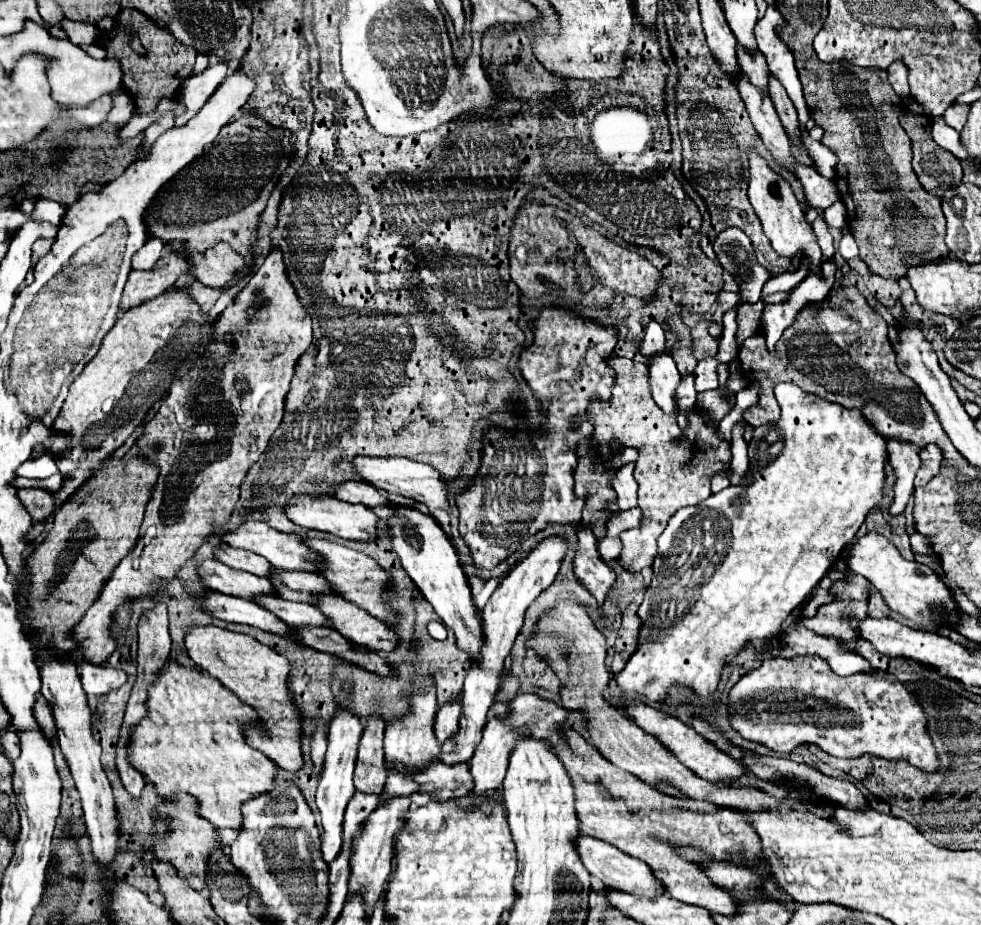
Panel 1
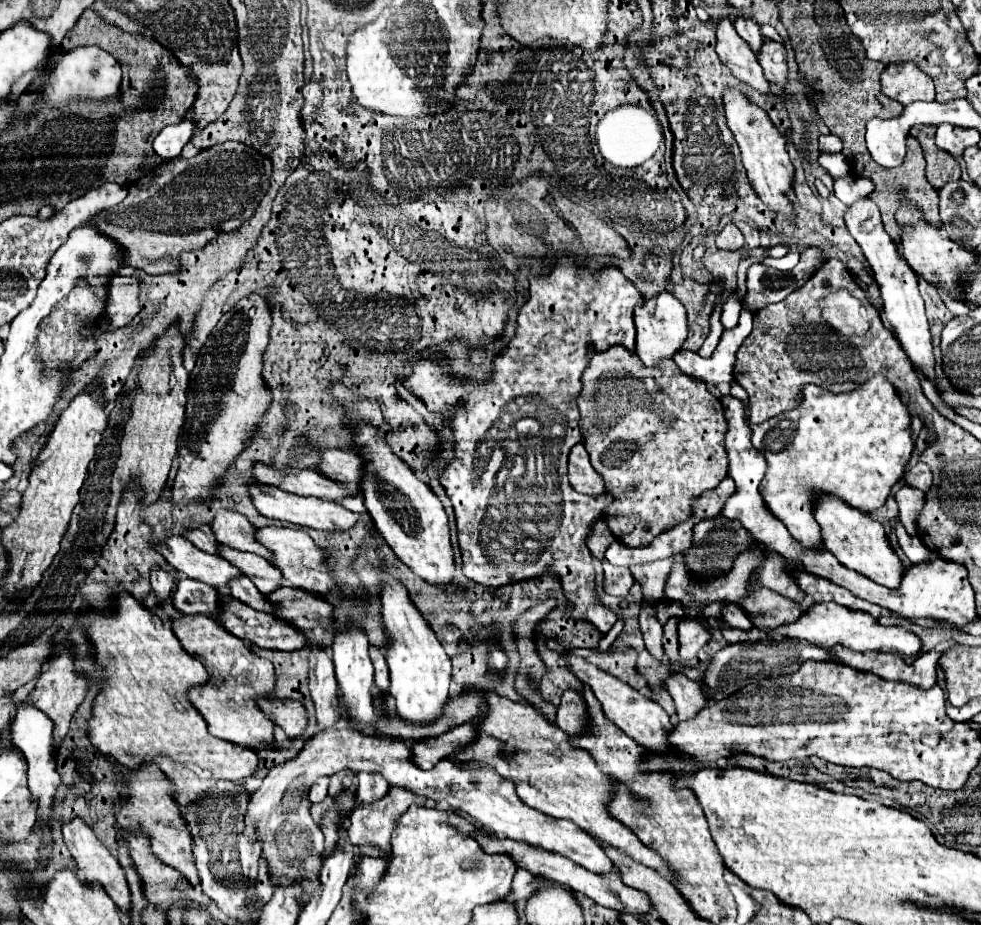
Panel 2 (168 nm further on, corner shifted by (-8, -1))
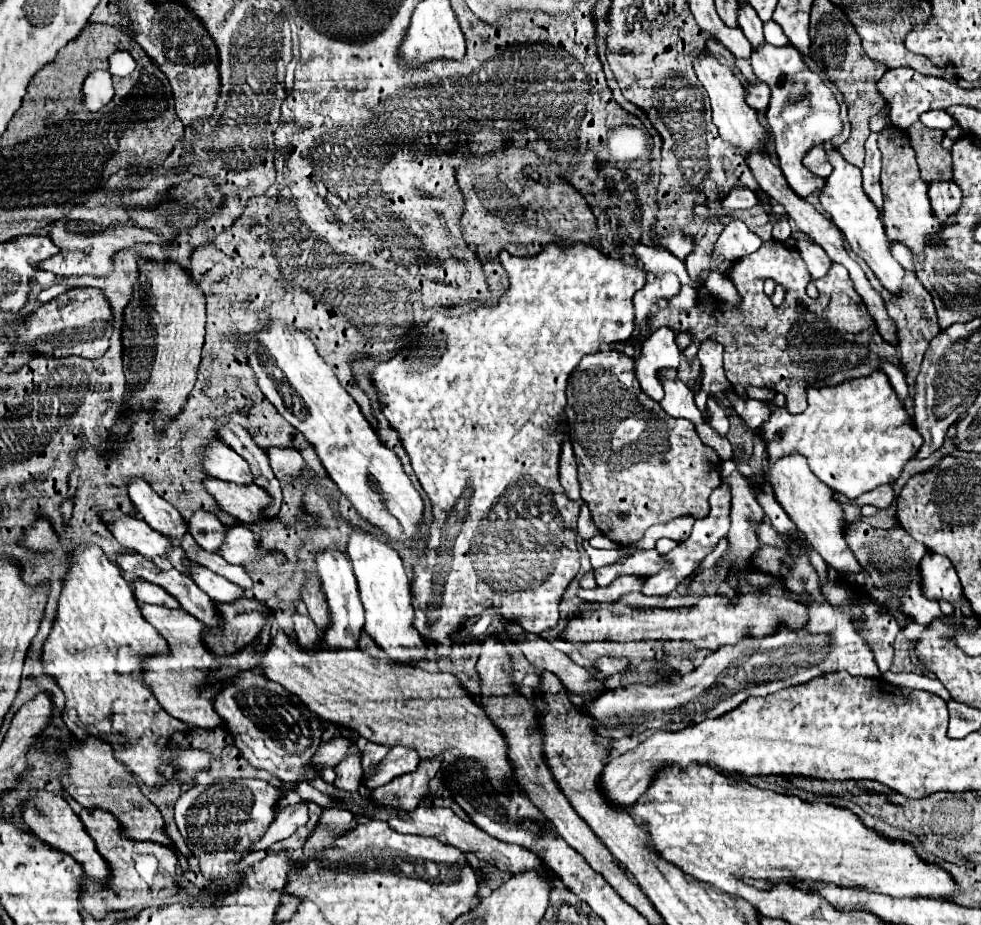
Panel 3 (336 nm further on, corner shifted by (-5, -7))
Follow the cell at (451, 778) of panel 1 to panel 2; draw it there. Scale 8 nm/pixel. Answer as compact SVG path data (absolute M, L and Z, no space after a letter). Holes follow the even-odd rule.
M328 727L320 731L314 737L306 739L302 751L294 759L276 765L264 777L262 787L250 799L246 813L246 833L250 833L250 837L260 837L264 847L270 841L278 841L276 845L278 849L274 847L272 851L270 847L270 853L278 851L280 857L278 861L322 863L318 859L322 853L322 831L318 829L318 823L310 817L308 789L318 777L324 775L330 777L344 769L350 769L354 773L358 771L380 773L390 785L410 789L412 793L426 799L446 801L450 807L480 819L484 829L498 833L498 837L528 841L530 845L542 847L550 853L560 853L572 859L576 865L590 869L592 873L618 875L618 869L610 865L606 853L602 853L602 847L588 833L584 833L572 821L556 819L524 805L514 791L514 783L498 775L492 767L480 763L454 765L450 761L440 761L432 771L422 771L416 765L412 765L410 747L404 741L394 741L386 737L366 737L364 733L358 733L352 727L346 729Z

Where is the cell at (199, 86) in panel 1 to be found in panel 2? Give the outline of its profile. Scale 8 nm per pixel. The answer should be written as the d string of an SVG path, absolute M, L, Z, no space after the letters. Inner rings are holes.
M184 119L178 125L168 125L154 139L154 151L166 161L176 159L182 147L190 141L192 133L194 133L194 125L190 125L190 119Z

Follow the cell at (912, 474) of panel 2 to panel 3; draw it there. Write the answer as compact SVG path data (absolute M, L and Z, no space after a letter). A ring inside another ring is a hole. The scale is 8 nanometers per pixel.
M887 483L887 485L879 485L875 491L869 491L865 495L861 495L859 499L855 501L847 501L843 495L835 493L835 499L841 501L841 503L861 503L861 505L877 505L881 509L887 509L893 505L893 499L895 499L895 491L893 491L893 485Z

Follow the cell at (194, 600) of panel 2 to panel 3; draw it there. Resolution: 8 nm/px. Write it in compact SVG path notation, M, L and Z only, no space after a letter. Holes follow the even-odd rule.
M135 579L133 583L135 583L135 591L133 591L133 593L135 593L137 601L153 603L153 605L169 607L169 609L179 609L179 607L181 607L179 601L177 601L173 595L169 595L163 587L153 585L153 583L149 583L149 581L139 581L139 579Z

